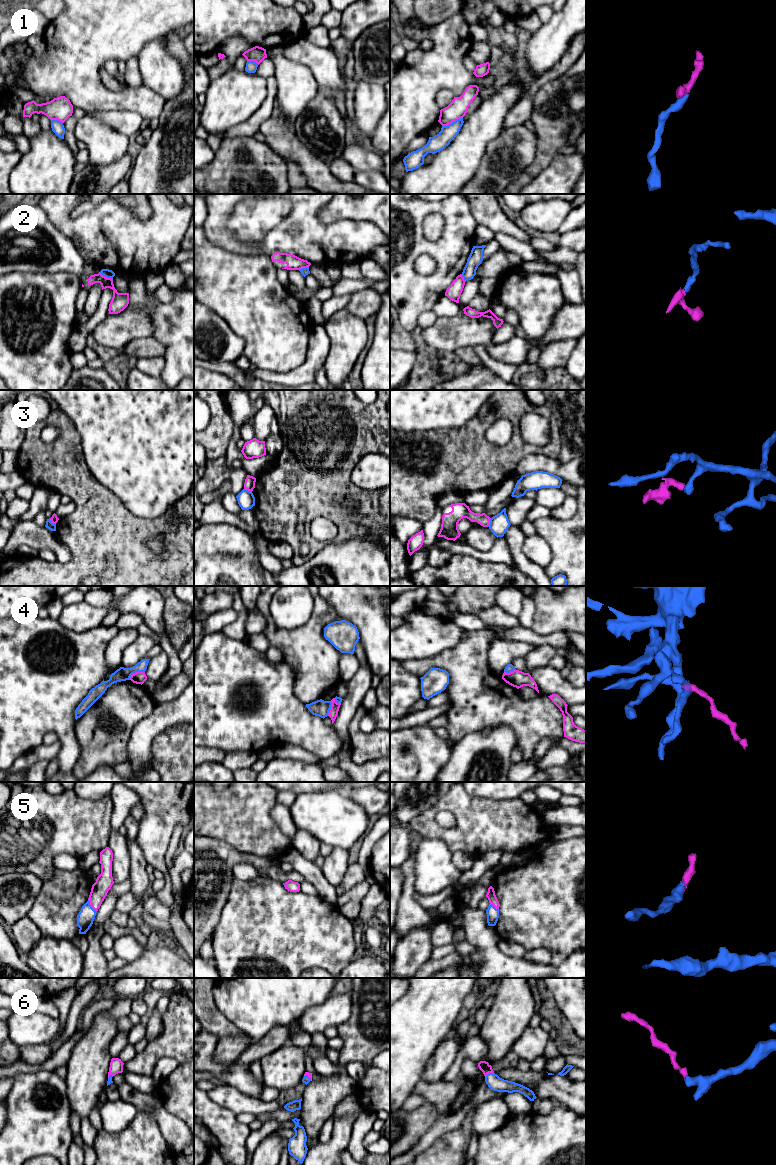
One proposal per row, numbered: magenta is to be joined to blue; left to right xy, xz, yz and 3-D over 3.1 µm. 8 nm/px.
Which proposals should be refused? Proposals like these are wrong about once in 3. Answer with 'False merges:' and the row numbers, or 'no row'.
False merges: 1, 2, 3, 4

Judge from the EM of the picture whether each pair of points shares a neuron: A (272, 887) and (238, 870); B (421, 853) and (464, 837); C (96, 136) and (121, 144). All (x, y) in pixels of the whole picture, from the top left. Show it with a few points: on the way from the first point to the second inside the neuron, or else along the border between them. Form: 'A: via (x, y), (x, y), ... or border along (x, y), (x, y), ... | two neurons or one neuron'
A: border along (258, 875), (246, 880), (234, 878) | two neurons
B: border along (423, 838), (440, 838), (452, 852) | two neurons
C: via (102, 141), (105, 144), (115, 144) | one neuron

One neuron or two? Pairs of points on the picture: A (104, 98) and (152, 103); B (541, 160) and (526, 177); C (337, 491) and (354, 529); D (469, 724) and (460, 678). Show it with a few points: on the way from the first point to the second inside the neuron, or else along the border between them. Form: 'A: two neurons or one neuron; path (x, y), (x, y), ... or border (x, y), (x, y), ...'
A: one neuron; path (116, 100), (140, 100)
B: one neuron; path (539, 164), (530, 173)
C: one neuron; path (337, 501), (337, 513), (344, 520)
D: one neuron; path (469, 713), (469, 708), (464, 702), (464, 689)

